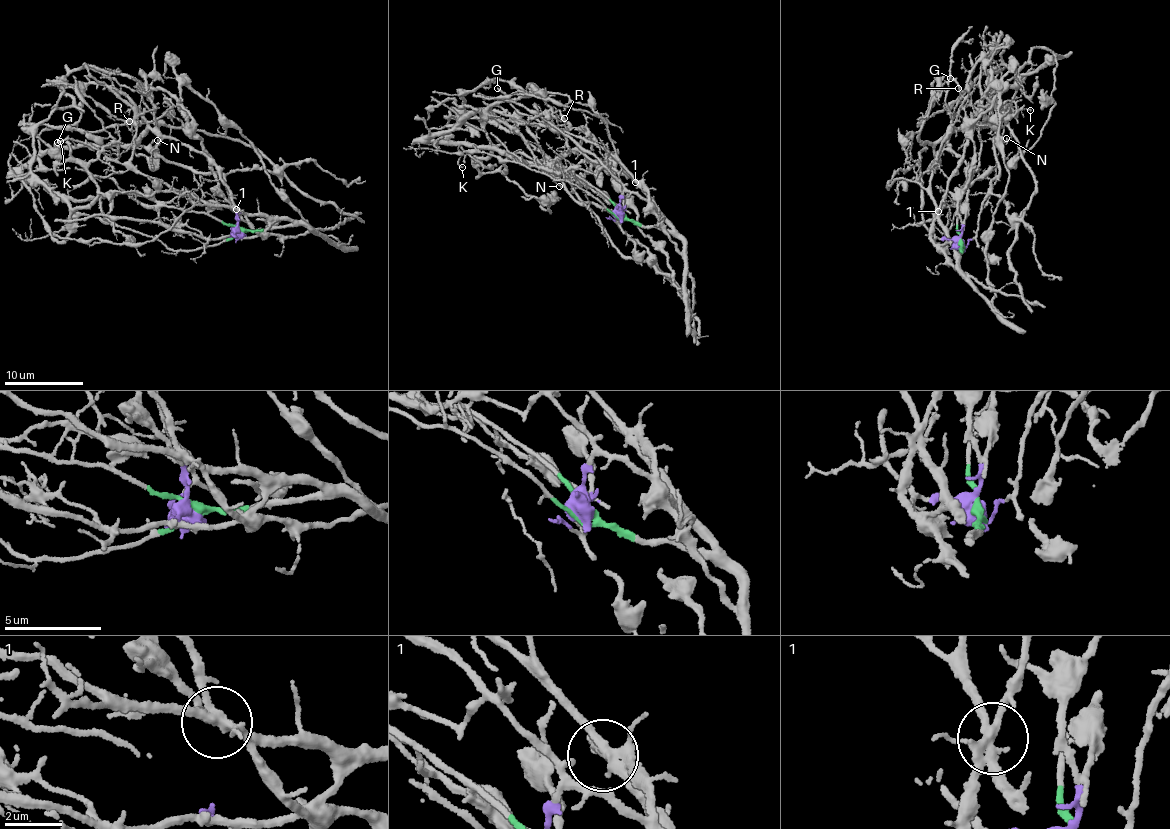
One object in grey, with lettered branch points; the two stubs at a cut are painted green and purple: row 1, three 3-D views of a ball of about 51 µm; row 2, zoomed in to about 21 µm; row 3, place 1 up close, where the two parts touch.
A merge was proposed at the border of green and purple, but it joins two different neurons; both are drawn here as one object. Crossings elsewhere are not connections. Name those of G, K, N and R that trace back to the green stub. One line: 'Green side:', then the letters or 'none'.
Green side: G, R

